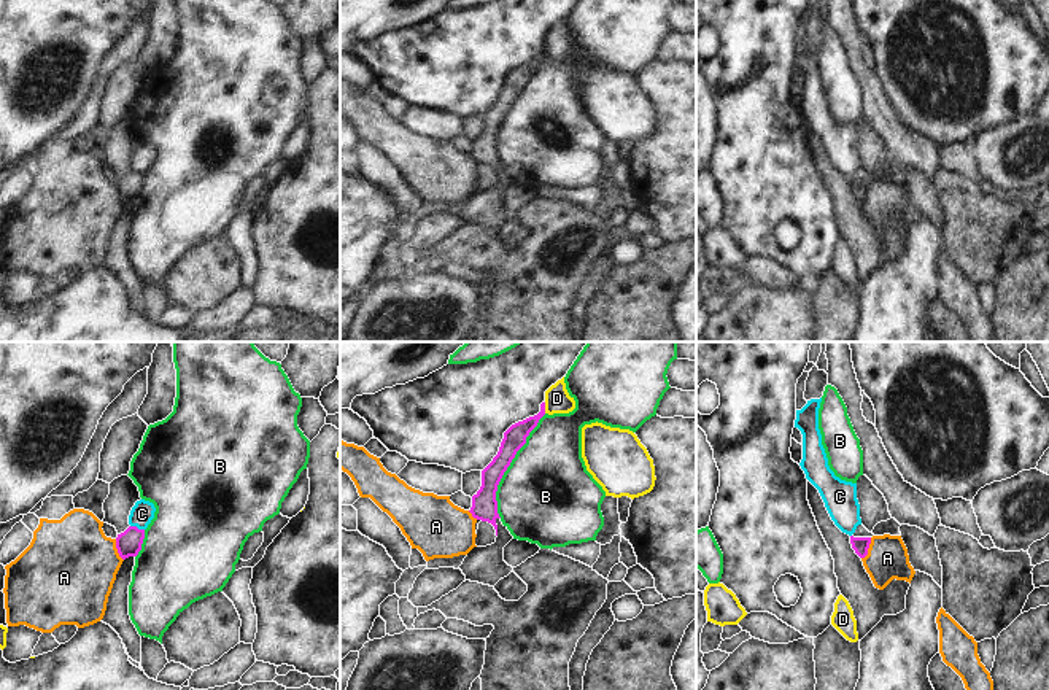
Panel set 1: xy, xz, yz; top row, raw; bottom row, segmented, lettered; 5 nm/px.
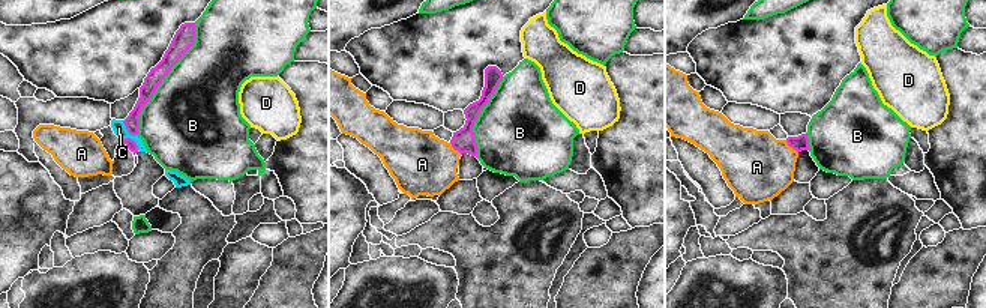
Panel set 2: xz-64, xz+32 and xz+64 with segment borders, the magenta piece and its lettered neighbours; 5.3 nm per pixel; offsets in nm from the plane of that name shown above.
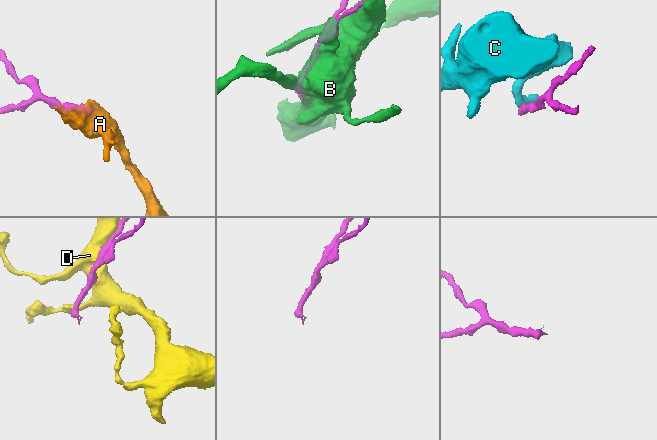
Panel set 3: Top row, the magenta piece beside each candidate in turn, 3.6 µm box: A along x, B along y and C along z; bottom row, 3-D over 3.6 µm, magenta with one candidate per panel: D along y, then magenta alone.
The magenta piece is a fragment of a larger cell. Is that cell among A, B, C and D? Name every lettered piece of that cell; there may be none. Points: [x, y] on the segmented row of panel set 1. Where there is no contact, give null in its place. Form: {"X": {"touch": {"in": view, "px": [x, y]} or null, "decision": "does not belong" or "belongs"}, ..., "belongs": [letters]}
{"A": {"touch": {"in": "yz", "px": [868, 547]}, "decision": "does not belong"}, "B": {"touch": {"in": "xz", "px": [509, 465]}, "decision": "does not belong"}, "C": {"touch": {"in": "xy", "px": [135, 527]}, "decision": "does not belong"}, "D": {"touch": {"in": "xz", "px": [544, 407]}, "decision": "does not belong"}, "belongs": []}

